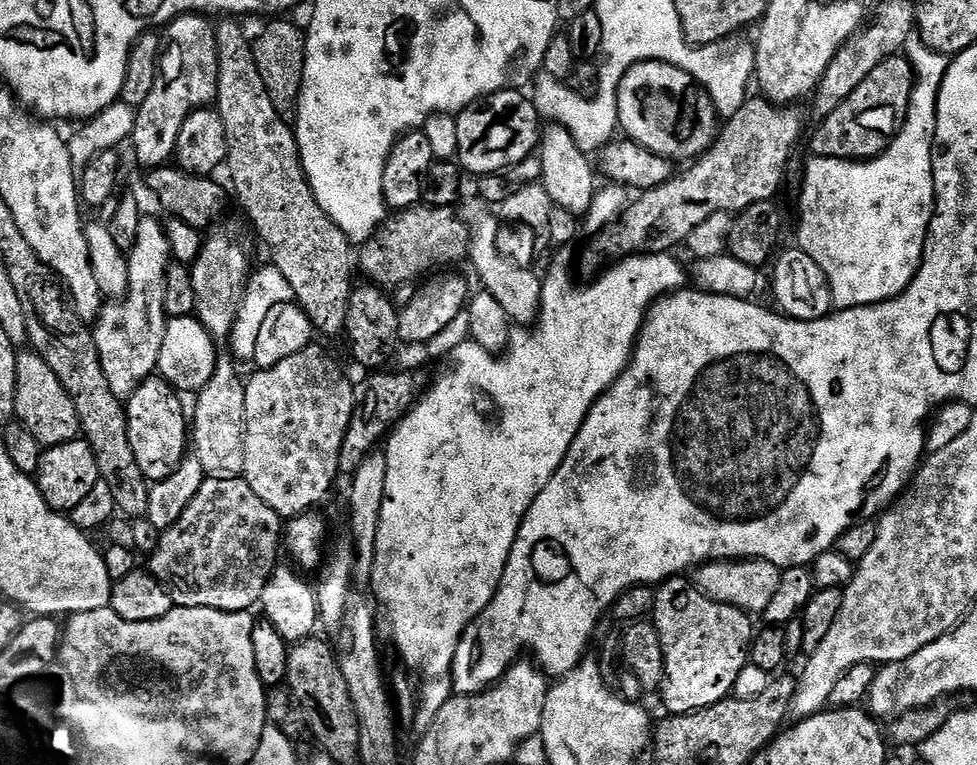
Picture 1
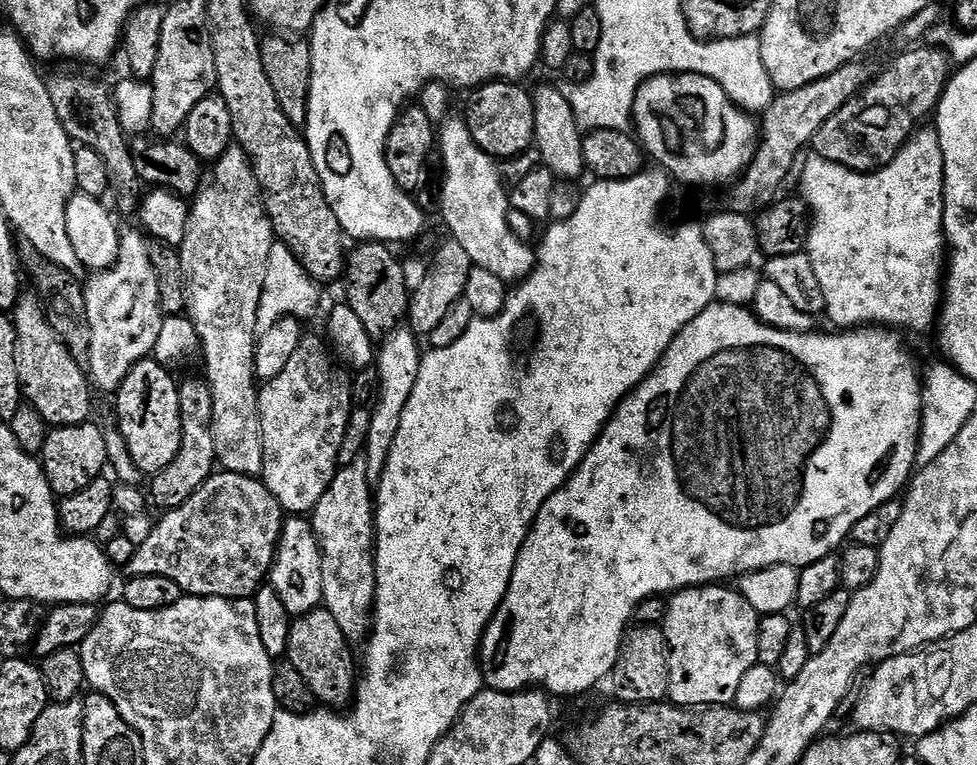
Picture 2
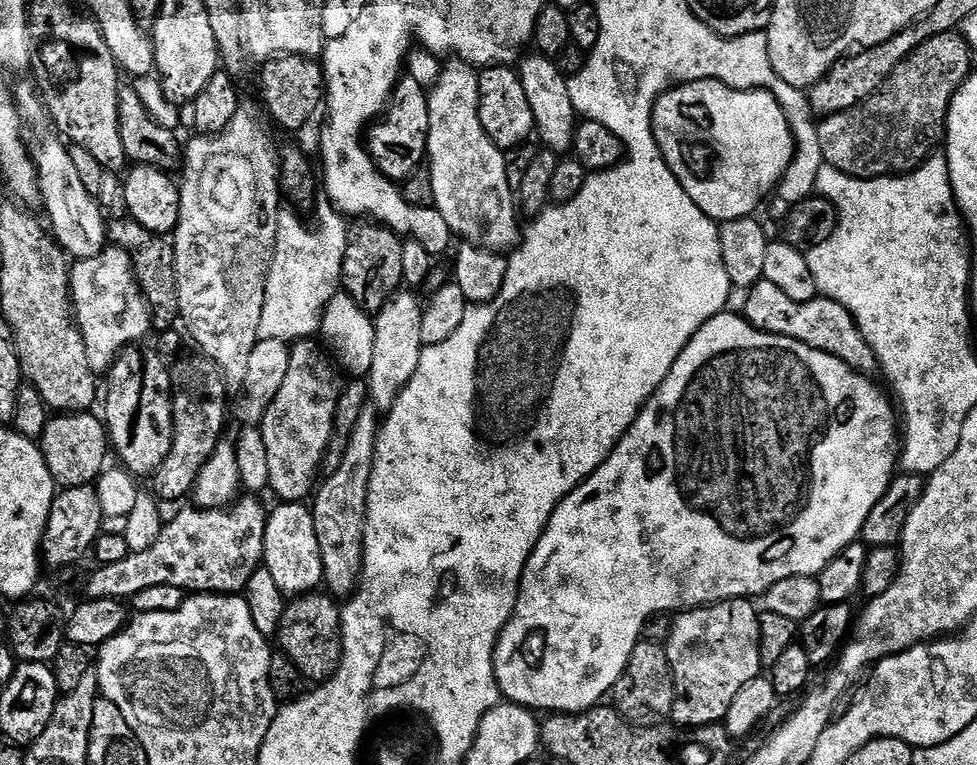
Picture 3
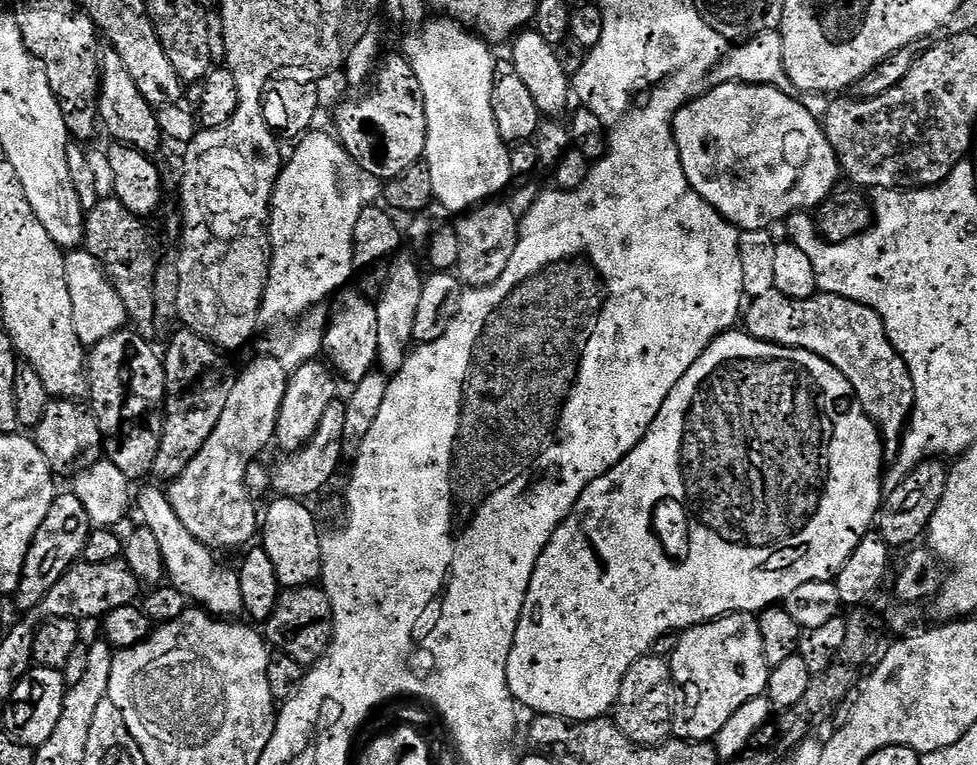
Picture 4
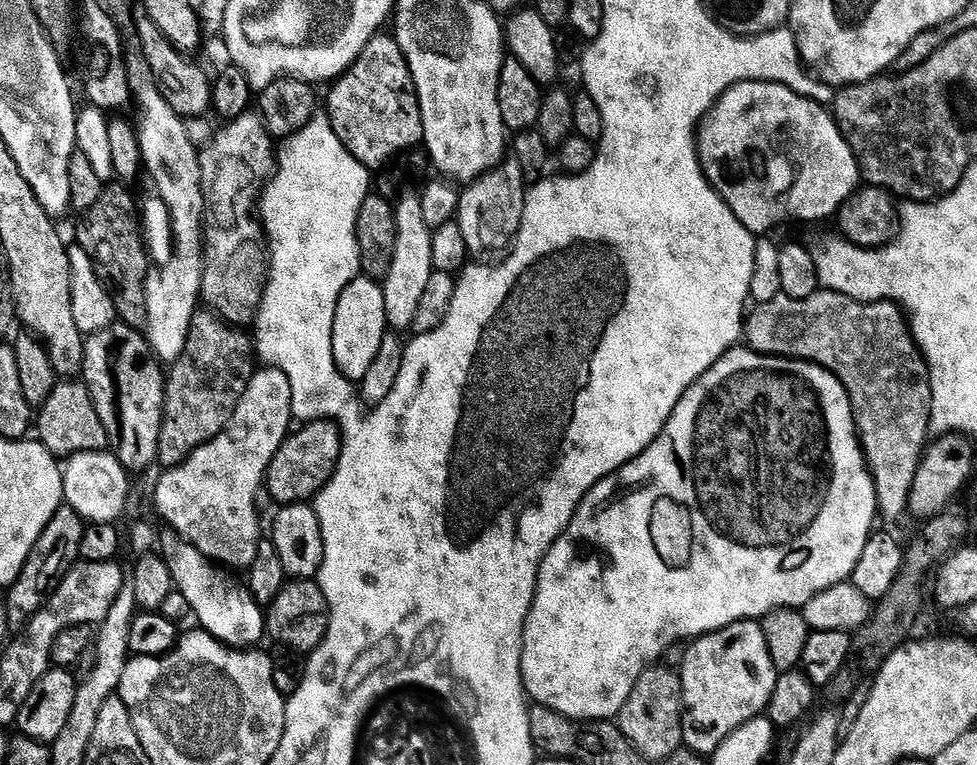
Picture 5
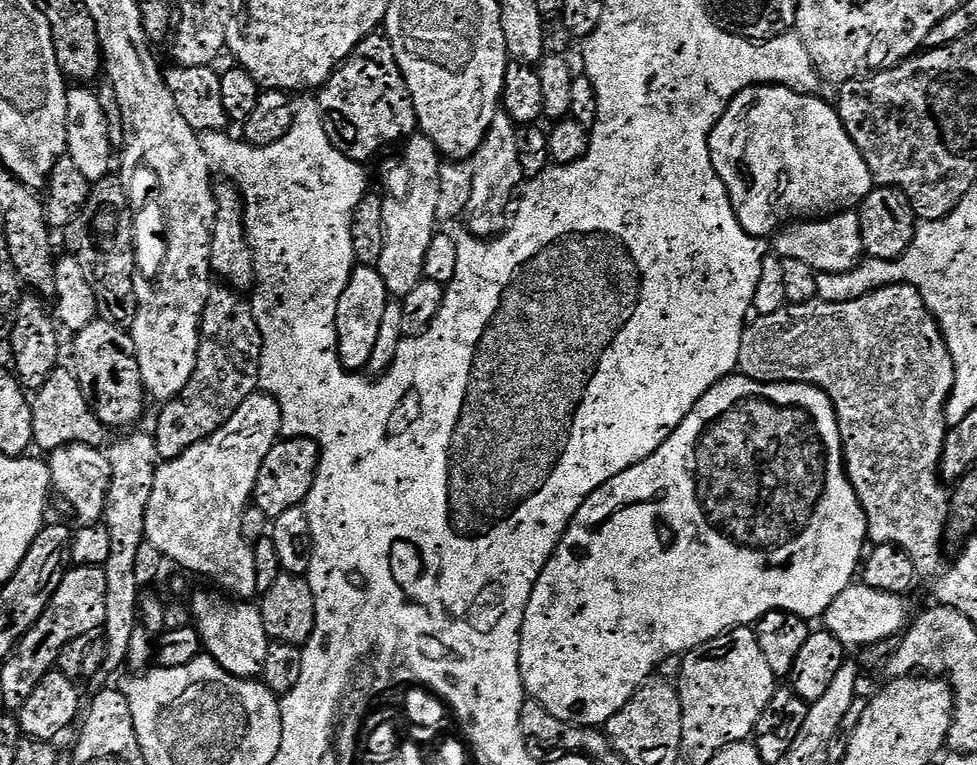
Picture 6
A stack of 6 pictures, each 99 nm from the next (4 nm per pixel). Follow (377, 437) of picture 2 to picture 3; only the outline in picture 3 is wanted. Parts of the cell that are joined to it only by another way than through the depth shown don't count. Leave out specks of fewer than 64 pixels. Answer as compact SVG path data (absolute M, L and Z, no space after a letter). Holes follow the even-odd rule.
M401 290L389 301L388 305L375 313L374 323L374 362L366 377L366 387L370 404L380 414L387 414L395 406L396 399L404 387L414 378L418 362L422 358L425 346L422 342L422 314L424 308L407 290Z

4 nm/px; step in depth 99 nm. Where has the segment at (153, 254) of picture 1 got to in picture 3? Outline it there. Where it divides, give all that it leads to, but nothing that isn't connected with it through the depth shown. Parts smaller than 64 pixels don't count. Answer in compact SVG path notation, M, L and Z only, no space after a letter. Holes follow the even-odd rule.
M108 246L99 256L90 258L88 261L75 261L70 268L70 295L76 326L86 346L86 358L90 362L92 371L97 374L107 373L115 365L119 353L139 345L141 343L139 340L147 332L153 331L152 313L149 312L148 304L140 293L136 272L132 269L132 260L121 248Z

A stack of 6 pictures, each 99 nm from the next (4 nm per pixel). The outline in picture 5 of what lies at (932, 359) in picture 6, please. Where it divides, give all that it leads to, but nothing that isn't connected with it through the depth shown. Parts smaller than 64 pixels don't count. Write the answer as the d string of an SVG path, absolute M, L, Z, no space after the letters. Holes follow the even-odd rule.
M817 290L812 296L805 300L791 300L787 298L777 298L771 300L769 304L760 304L757 312L747 317L742 333L747 347L753 352L761 355L779 356L781 358L807 360L824 368L827 372L840 379L842 386L848 391L848 398L852 403L852 419L856 422L856 434L860 441L868 471L872 473L872 485L876 487L876 506L878 516L883 520L900 520L905 518L908 511L908 499L910 498L911 487L914 486L915 472L919 468L920 459L925 453L926 445L930 440L928 423L932 417L932 383L928 377L928 364L924 361L924 355L916 347L916 341L912 338L912 333L908 327L908 321L899 304L893 304L886 300L879 300L873 304L863 304L861 300L852 300L848 296L843 296L837 292L827 290Z

